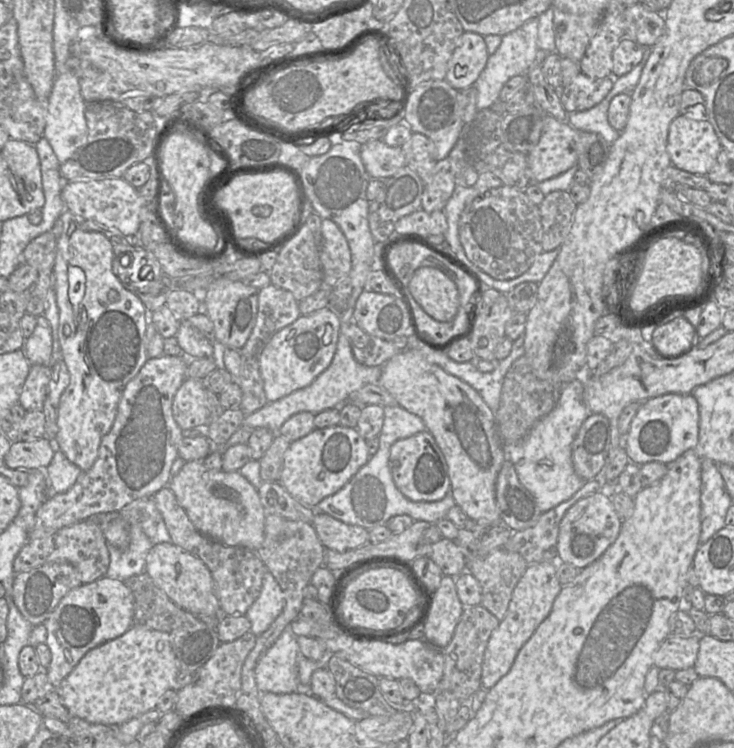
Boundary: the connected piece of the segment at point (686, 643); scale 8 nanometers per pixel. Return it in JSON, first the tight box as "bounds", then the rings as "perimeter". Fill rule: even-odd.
{"bounds":[654,635,700,671],"perimeter":[[[700,635],[668,636],[654,655],[654,665],[659,669],[674,671],[694,668]]]}

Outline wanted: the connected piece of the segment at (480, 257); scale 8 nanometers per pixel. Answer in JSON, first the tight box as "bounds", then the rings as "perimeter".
{"bounds":[458,186,543,280],"perimeter":[[[511,186],[489,189],[468,203],[459,219],[458,234],[467,258],[497,280],[511,280],[524,274],[543,252],[539,206],[527,197],[524,190]]]}

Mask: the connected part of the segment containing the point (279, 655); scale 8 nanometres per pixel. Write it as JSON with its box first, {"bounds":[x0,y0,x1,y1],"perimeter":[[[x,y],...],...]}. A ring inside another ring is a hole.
{"bounds":[255,624,328,696],"perimeter":[[[290,624],[282,632],[275,643],[259,659],[255,667],[255,681],[260,692],[285,694],[291,692],[305,693],[315,696],[311,687],[311,676],[318,668],[327,668],[328,654],[320,660],[311,660],[299,652],[297,636],[290,629]]]}

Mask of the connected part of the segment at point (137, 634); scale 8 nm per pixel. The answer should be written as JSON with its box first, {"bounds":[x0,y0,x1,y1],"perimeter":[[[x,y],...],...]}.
{"bounds":[56,625,178,725],"perimeter":[[[132,625],[121,636],[90,649],[56,690],[71,715],[90,723],[120,725],[155,709],[178,672],[170,635]]]}

